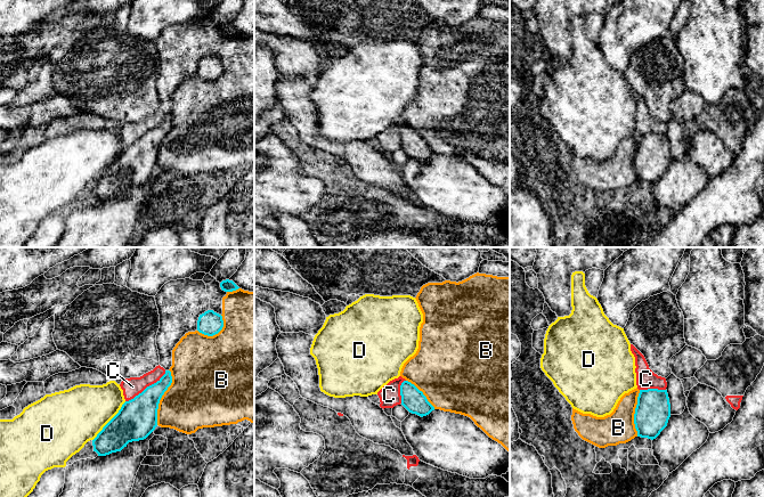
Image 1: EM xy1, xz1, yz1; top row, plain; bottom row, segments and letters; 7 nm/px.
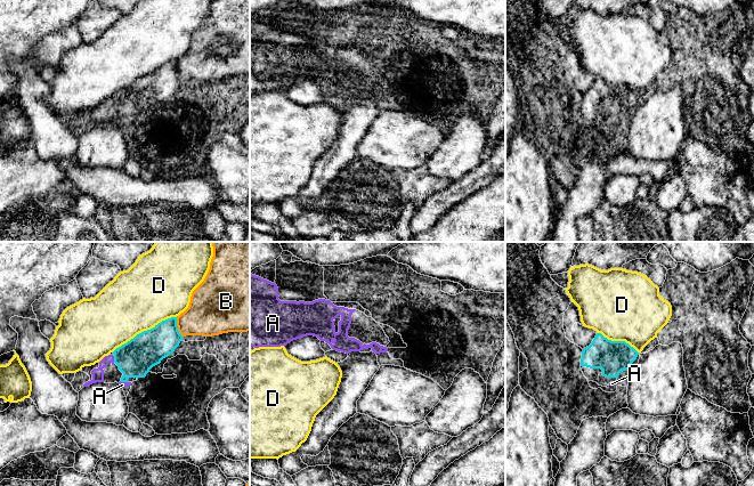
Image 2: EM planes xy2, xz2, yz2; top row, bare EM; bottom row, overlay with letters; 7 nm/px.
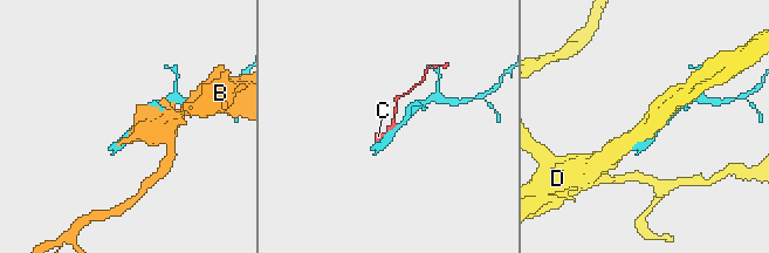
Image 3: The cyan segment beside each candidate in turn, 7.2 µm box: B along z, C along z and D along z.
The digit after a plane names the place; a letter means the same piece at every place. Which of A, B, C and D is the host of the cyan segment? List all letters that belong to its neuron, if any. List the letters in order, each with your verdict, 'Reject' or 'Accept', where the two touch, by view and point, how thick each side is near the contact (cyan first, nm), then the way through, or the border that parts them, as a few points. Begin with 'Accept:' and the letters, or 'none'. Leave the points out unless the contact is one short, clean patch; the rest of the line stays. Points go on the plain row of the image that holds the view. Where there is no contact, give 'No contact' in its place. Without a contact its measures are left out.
Accept: A
A: Accept. Touches cyan at xy2 (114, 104). Thickness 260 nm (cyan) against 80 nm. Path across: xy2 (135, 103), (114, 104), (107, 104), (97, 118)
B: Reject. Touches cyan at xy1 (161, 141). Thickness 280 nm (cyan) against 420 nm
C: Reject. Touches cyan at xy1 (147, 131). Thickness 280 nm (cyan) against 140 nm
D: Reject. Touches cyan at xy2 (144, 75). Thickness 260 nm (cyan) against 440 nm

